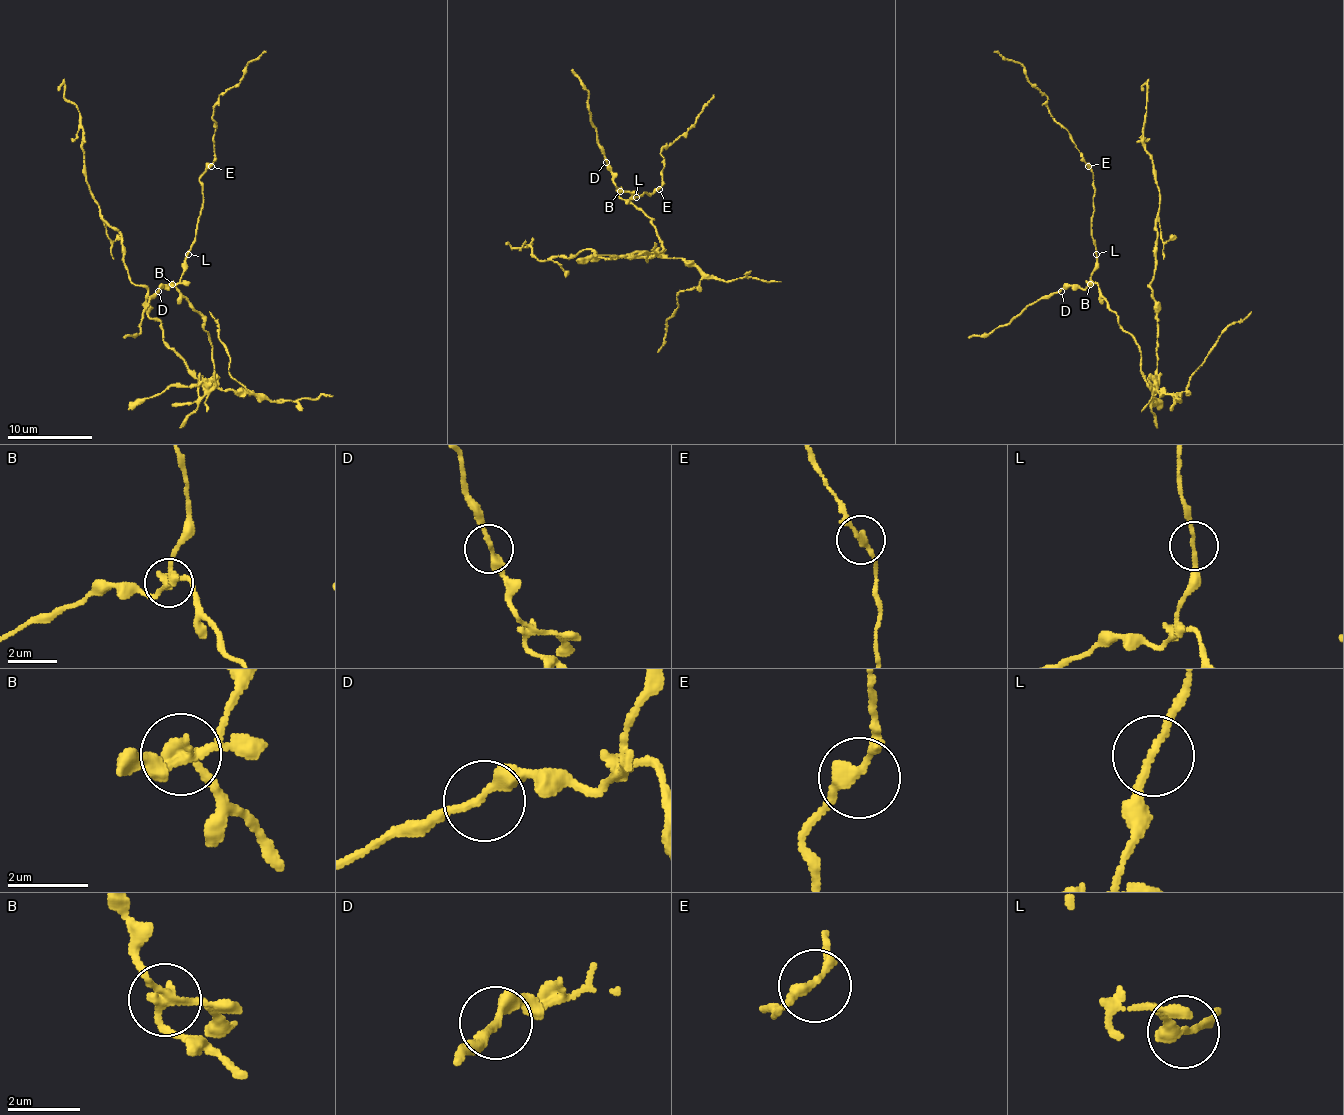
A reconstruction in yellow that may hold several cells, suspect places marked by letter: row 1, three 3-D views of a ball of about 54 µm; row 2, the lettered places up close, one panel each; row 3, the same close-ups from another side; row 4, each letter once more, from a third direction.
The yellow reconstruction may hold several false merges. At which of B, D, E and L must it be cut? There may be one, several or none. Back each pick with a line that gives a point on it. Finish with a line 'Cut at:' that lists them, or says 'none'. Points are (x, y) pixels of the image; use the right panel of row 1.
B: (1090, 284)
Cut at: B

